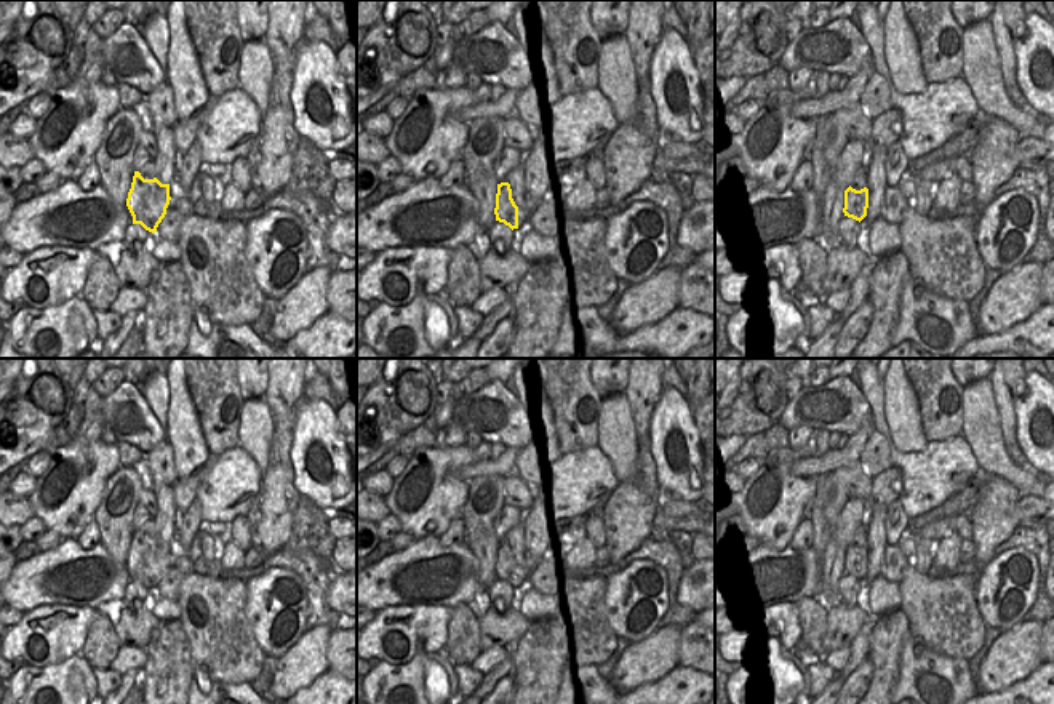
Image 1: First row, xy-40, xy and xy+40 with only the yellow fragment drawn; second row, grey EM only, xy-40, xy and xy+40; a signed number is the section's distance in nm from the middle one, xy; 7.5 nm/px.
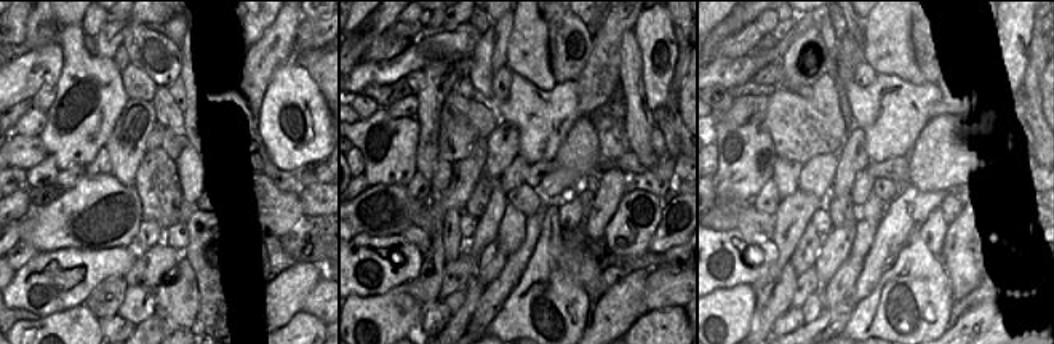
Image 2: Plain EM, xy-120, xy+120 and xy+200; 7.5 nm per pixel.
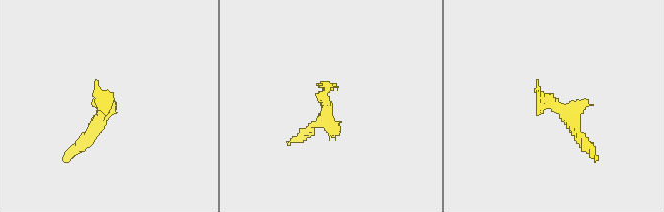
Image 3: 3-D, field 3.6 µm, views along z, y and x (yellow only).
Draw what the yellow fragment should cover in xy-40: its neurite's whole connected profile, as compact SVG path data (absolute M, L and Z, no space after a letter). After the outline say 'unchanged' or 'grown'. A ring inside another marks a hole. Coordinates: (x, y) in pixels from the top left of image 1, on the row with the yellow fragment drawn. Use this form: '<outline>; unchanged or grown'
M134 171L126 206L133 216L133 224L141 224L149 232L157 232L158 224L170 205L170 184L162 184L157 178L144 179Z; unchanged

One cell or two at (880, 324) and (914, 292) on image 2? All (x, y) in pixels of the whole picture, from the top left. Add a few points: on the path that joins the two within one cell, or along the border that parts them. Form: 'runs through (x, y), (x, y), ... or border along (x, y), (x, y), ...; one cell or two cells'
runs through (888, 316), (906, 300); one cell

